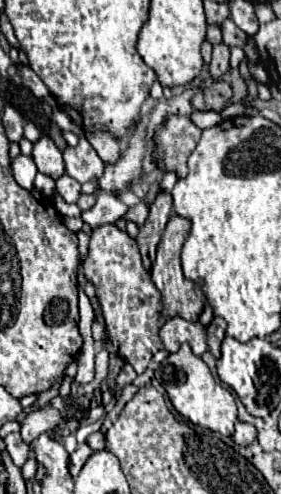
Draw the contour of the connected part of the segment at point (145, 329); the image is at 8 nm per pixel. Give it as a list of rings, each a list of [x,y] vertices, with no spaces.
[[[102,225],[90,235],[90,253],[82,263],[82,273],[96,285],[96,295],[102,305],[104,321],[110,333],[114,353],[128,361],[136,373],[144,373],[152,355],[162,349],[158,331],[166,317],[160,313],[162,295],[150,279],[150,273],[142,267],[142,259],[136,241],[116,225]]]

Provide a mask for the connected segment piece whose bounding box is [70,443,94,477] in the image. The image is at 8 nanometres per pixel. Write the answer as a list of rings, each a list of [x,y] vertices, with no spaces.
[[[82,443],[78,445],[78,449],[70,455],[70,475],[76,477],[80,473],[80,469],[84,467],[84,463],[88,461],[88,457],[92,455],[94,451],[88,447],[88,443]]]

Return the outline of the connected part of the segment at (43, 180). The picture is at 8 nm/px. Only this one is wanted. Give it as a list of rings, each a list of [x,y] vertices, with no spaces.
[[[40,172],[35,177],[34,187],[46,196],[52,195],[56,188],[55,181]]]

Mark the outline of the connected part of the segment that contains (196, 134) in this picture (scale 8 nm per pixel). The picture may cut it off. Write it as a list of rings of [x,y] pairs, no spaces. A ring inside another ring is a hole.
[[[172,115],[156,133],[156,161],[166,171],[176,171],[178,177],[186,175],[186,161],[200,139],[200,129],[190,121],[190,117]]]

